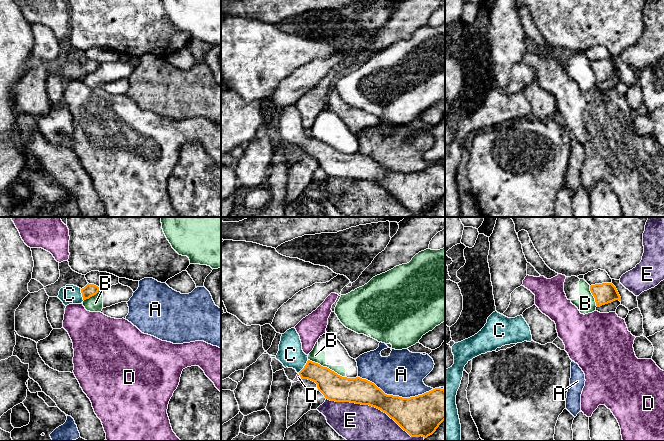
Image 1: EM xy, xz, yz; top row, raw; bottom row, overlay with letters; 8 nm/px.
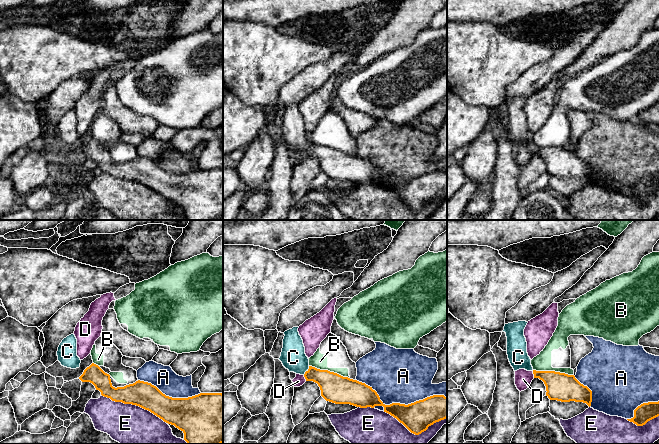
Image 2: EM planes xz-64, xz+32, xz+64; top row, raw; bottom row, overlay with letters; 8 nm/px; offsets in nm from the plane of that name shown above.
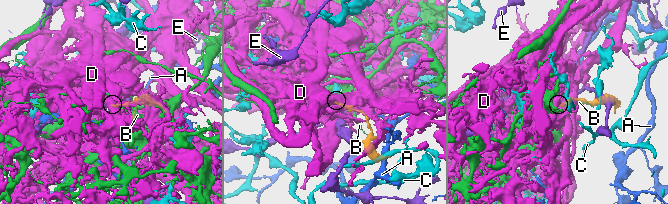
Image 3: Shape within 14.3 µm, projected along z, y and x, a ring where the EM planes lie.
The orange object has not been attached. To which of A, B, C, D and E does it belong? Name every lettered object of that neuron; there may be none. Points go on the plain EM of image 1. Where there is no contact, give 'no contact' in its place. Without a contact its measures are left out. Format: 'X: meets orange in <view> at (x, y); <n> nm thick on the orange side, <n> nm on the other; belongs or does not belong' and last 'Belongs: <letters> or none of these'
A: meets orange in xz at (396, 172); 320 nm thick on the orange side, 360 nm on the other; does not belong
B: meets orange in xz at (326, 143); 220 nm thick on the orange side, 100 nm on the other; does not belong
C: meets orange in xz at (304, 143); 200 nm thick on the orange side, 200 nm on the other; belongs
D: meets orange in xz at (300, 152); 200 nm thick on the orange side, 40 nm on the other; does not belong
E: meets orange in xz at (375, 183); 220 nm thick on the orange side, 440 nm on the other; does not belong
Belongs: C

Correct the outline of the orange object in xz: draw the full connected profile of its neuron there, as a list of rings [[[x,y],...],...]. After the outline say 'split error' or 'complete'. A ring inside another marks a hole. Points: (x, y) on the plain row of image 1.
[[[295,104],[281,112],[276,131],[286,144],[293,144],[301,155],[317,160],[318,167],[330,177],[369,181],[386,189],[411,213],[432,211],[445,196],[445,166],[435,164],[410,174],[387,171],[374,159],[360,153],[342,153],[308,135]]]; split error

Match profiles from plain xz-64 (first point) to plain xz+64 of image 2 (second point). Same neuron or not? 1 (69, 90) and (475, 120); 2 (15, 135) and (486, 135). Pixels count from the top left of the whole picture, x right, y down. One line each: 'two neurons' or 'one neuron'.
1: two neurons
2: two neurons

